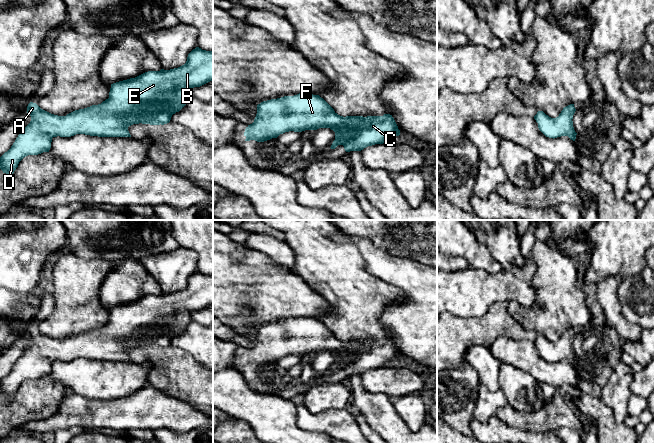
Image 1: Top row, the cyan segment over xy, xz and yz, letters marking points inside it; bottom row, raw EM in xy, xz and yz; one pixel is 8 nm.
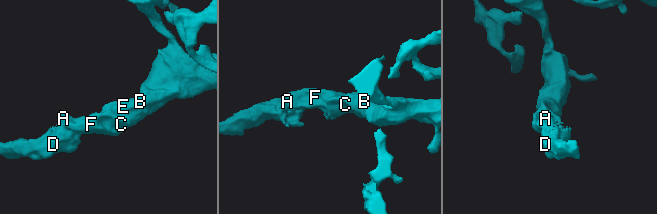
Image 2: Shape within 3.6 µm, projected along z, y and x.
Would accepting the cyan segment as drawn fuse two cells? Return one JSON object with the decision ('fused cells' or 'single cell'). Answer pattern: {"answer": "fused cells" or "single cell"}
{"answer": "single cell"}

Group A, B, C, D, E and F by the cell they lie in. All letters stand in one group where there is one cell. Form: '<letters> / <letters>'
A B C D E F

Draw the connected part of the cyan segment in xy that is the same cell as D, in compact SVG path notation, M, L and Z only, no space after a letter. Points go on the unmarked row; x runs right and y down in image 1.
M196 271L188 278L184 289L170 294L148 295L135 302L113 307L111 308L109 322L101 328L75 334L66 340L51 338L41 333L36 327L30 326L27 330L27 337L31 340L31 345L18 359L11 372L0 381L0 393L3 397L12 399L24 381L49 376L53 361L71 361L76 358L98 361L131 361L128 351L133 348L167 348L170 346L172 339L179 336L193 321L191 313L200 311L210 305L213 305L213 275Z

